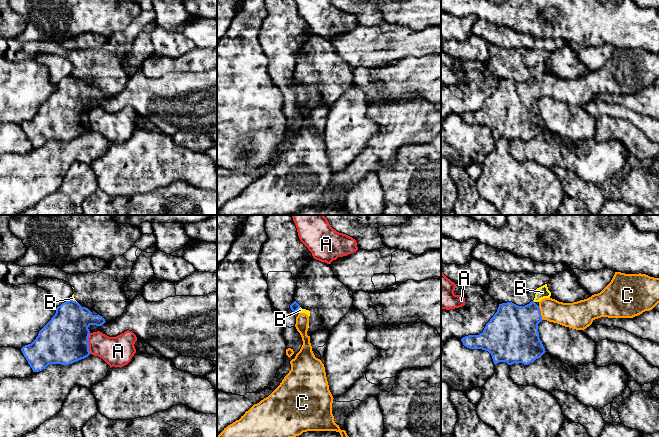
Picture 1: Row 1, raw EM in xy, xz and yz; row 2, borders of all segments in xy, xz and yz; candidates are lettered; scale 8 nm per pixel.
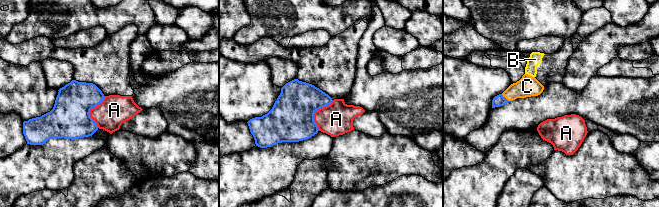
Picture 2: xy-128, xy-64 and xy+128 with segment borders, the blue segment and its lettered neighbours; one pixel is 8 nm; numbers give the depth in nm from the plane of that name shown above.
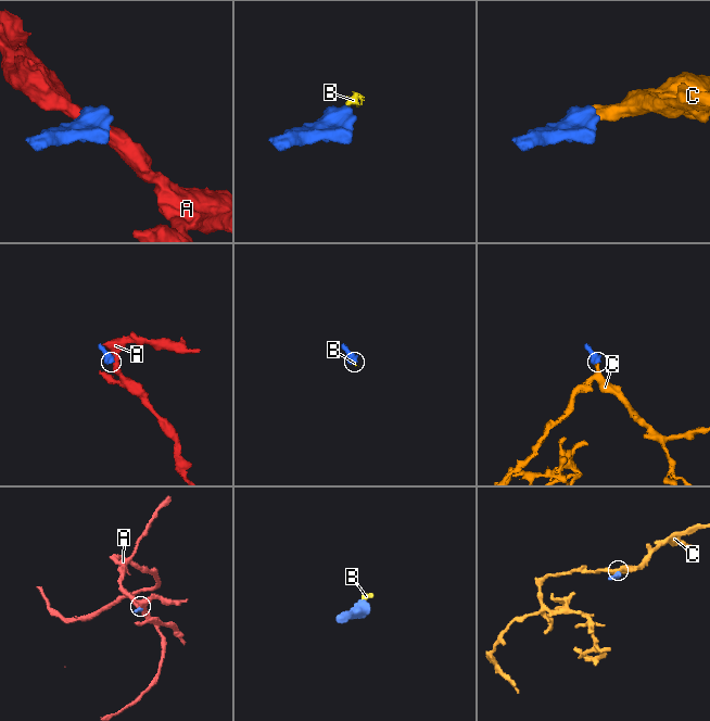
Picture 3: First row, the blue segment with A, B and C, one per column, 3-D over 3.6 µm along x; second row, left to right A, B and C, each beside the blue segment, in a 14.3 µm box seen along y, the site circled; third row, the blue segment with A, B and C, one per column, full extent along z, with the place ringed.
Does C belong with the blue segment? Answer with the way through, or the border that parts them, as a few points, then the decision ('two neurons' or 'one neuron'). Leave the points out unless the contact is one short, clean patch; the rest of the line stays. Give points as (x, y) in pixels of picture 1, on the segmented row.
runs through yz (514, 329), (531, 314), (540, 313), (564, 313), (571, 315); one neuron

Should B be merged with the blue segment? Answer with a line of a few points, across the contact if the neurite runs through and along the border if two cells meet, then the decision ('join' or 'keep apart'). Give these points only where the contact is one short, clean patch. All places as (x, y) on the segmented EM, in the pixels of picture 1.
line xz (300, 307), (296, 311); keep apart

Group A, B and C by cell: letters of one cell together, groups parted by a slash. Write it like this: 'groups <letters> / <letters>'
groups A / B / C

